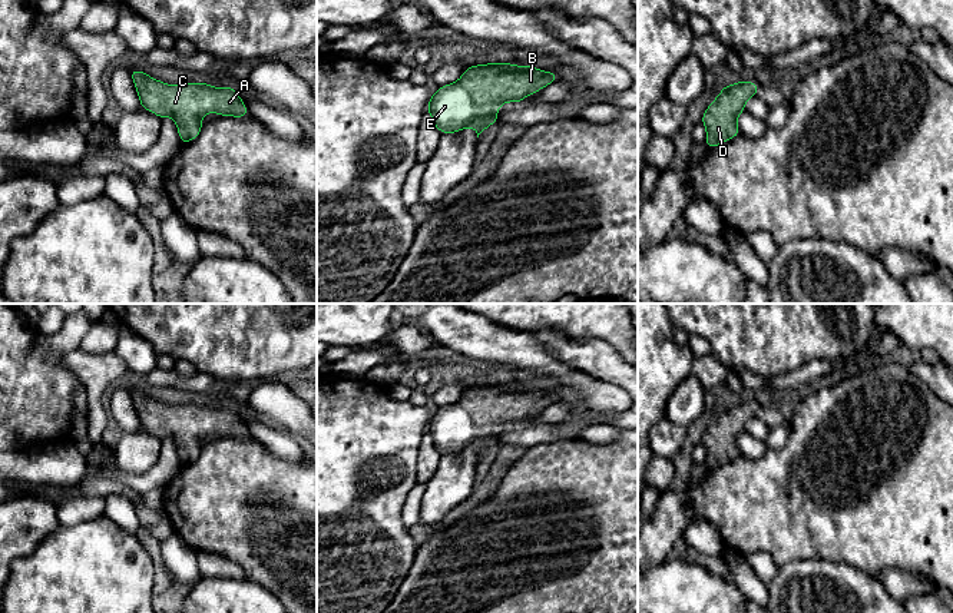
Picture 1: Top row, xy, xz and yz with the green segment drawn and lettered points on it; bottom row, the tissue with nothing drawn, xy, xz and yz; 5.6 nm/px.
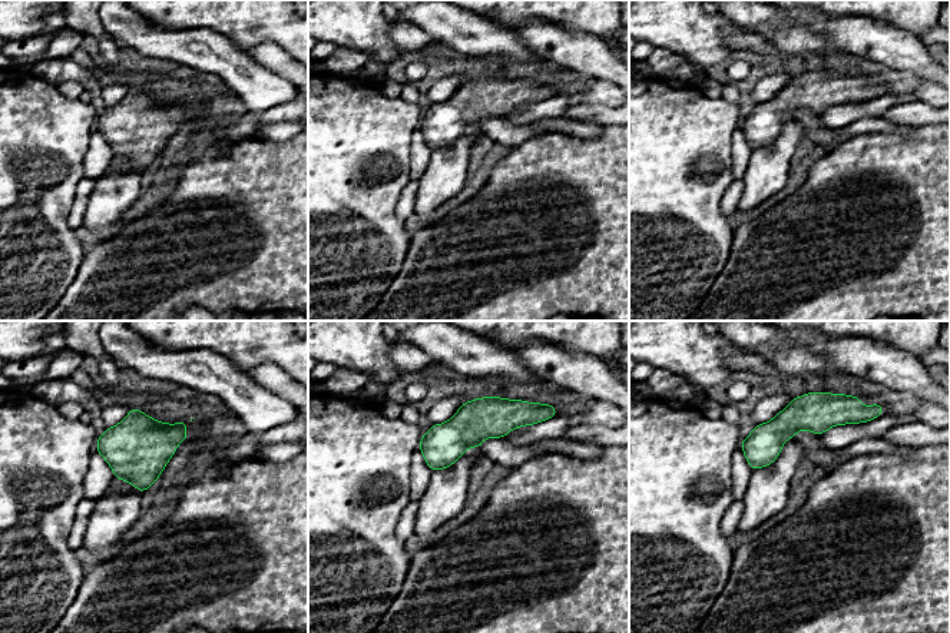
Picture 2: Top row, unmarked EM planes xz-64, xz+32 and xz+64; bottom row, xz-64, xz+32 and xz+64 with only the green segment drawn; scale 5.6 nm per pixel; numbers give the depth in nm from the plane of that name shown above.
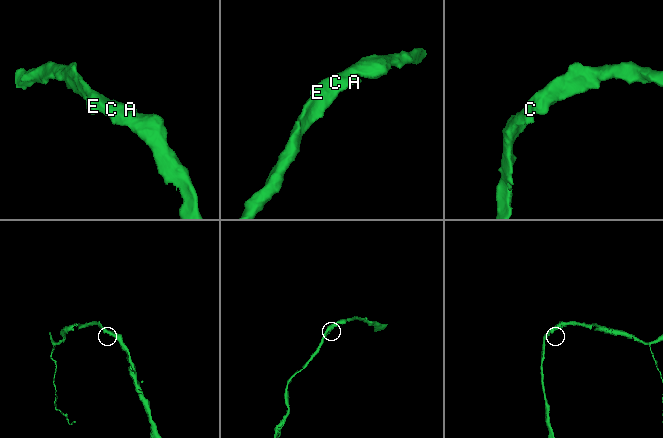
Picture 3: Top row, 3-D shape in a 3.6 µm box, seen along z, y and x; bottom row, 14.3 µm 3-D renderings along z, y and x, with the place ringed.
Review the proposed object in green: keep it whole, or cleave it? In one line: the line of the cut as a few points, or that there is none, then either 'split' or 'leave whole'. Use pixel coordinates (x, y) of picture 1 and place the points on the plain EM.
no cut; leave whole

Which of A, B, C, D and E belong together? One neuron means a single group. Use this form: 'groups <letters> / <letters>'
groups A B C D E

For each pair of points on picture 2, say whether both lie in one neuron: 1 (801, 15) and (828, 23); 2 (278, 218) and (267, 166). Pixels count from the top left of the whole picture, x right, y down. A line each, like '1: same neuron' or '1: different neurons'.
1: same neuron
2: same neuron

